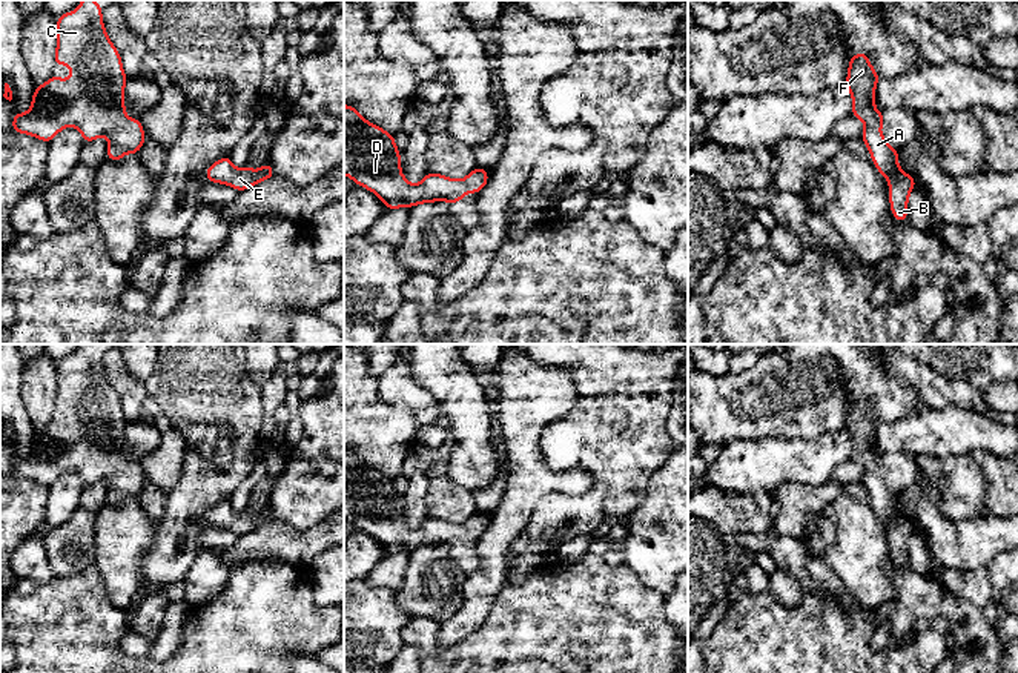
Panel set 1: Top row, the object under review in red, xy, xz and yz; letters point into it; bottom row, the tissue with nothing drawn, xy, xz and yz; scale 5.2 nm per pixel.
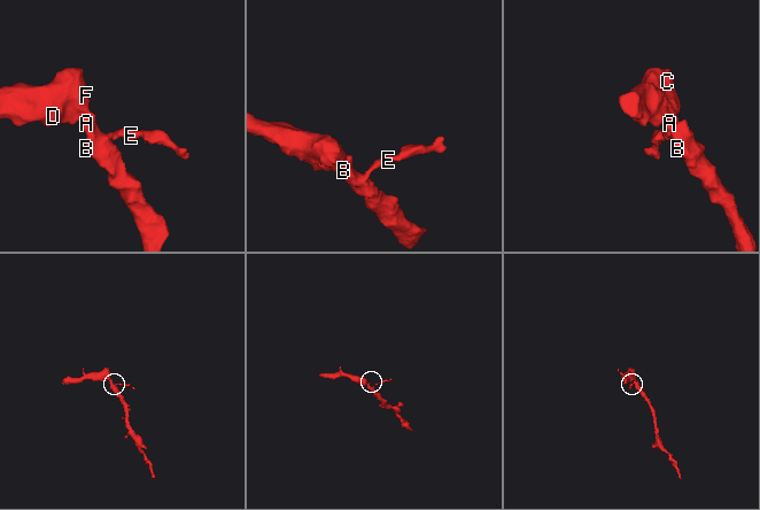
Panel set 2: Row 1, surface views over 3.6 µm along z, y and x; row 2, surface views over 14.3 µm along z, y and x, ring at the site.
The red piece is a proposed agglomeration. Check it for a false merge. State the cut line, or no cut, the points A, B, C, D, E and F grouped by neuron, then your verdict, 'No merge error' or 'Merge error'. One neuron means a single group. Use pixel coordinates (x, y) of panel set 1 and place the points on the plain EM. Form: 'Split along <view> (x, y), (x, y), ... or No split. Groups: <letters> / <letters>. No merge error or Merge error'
No split. Groups: A B C D E F. No merge error

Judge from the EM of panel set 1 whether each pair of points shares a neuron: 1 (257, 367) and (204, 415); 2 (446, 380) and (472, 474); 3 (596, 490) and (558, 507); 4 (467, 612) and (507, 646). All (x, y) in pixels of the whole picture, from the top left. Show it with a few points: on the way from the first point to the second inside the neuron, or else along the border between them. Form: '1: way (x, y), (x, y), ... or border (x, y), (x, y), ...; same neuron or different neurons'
1: border (244, 360), (247, 375), (258, 386); different neurons
2: way (467, 403), (472, 411), (472, 450); same neuron
3: way (587, 500), (579, 507), (567, 507); same neuron
4: border (499, 592), (487, 618), (462, 639), (452, 644); different neurons

